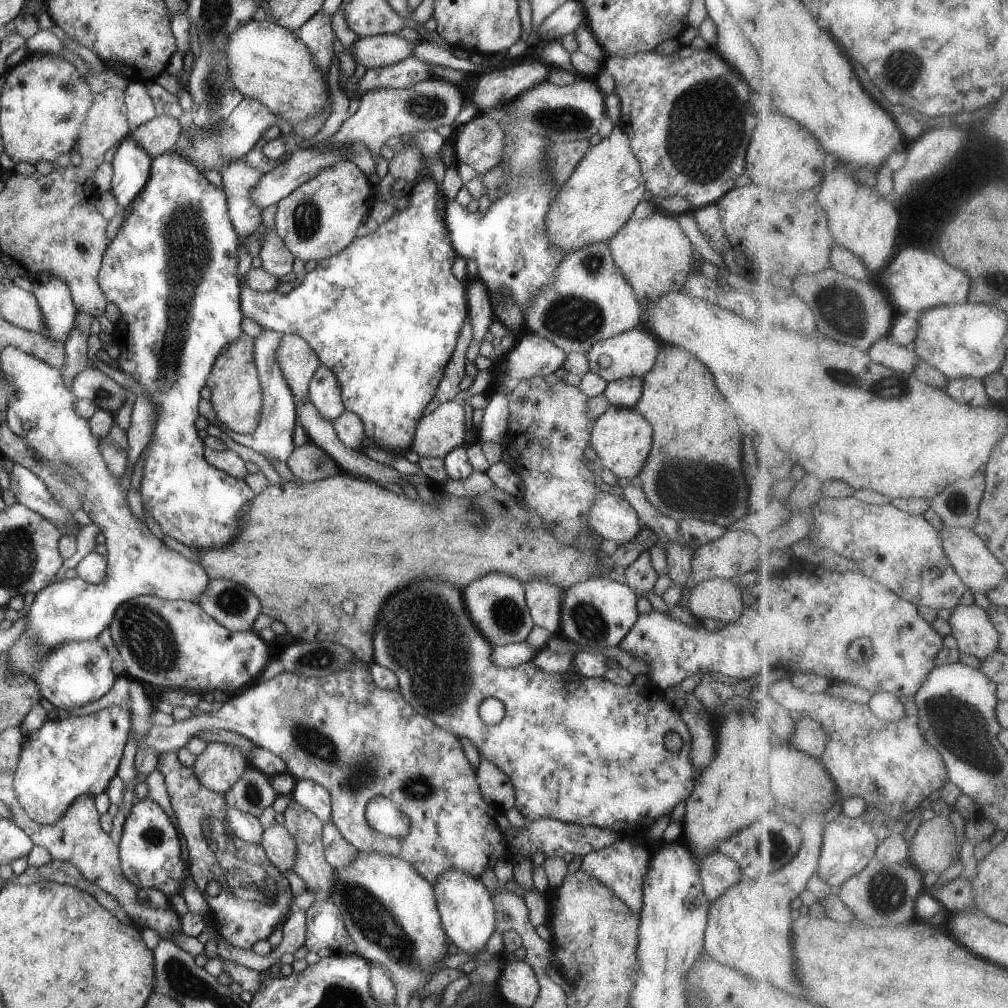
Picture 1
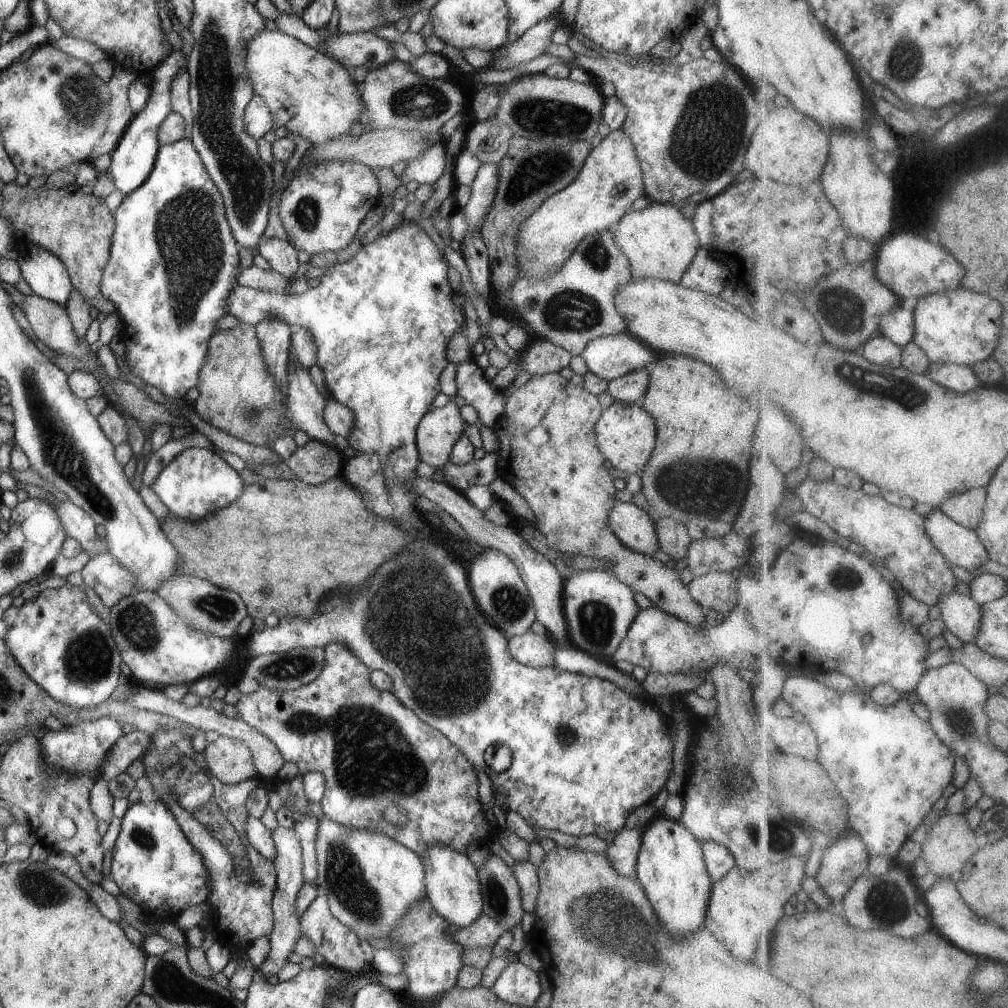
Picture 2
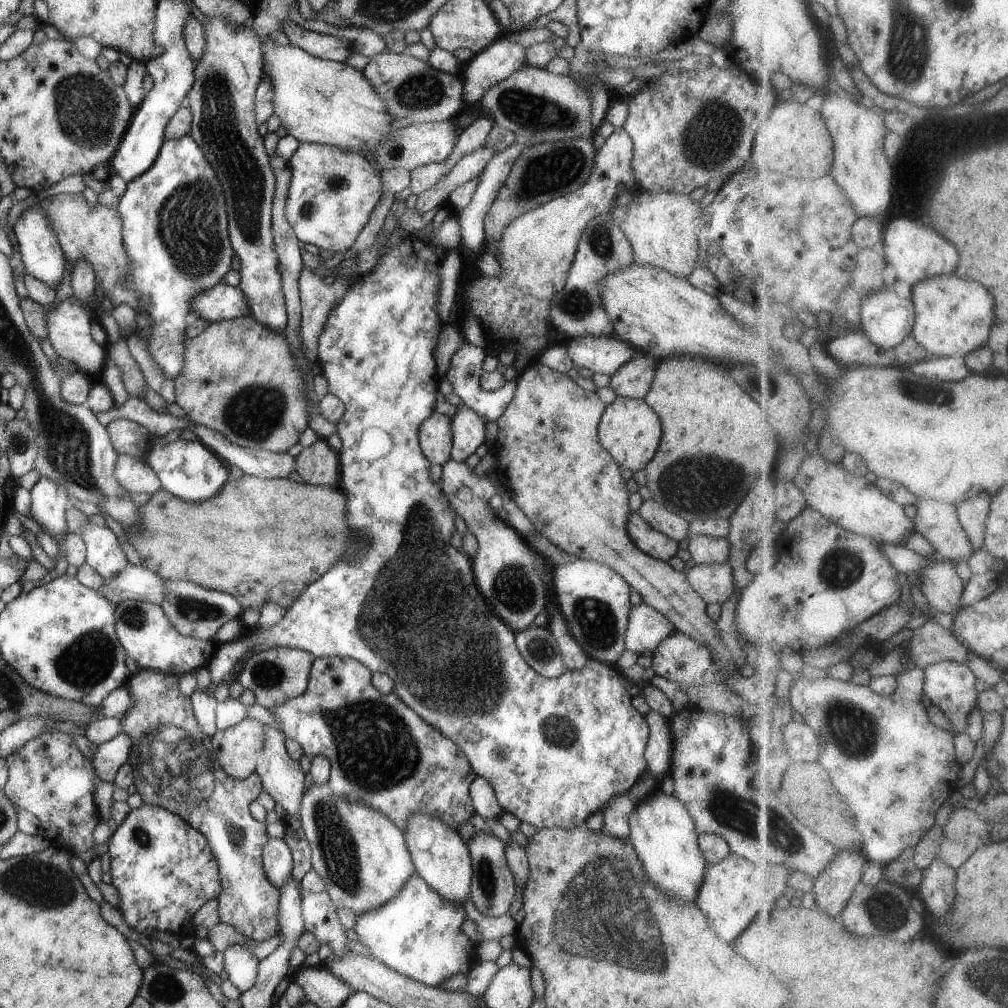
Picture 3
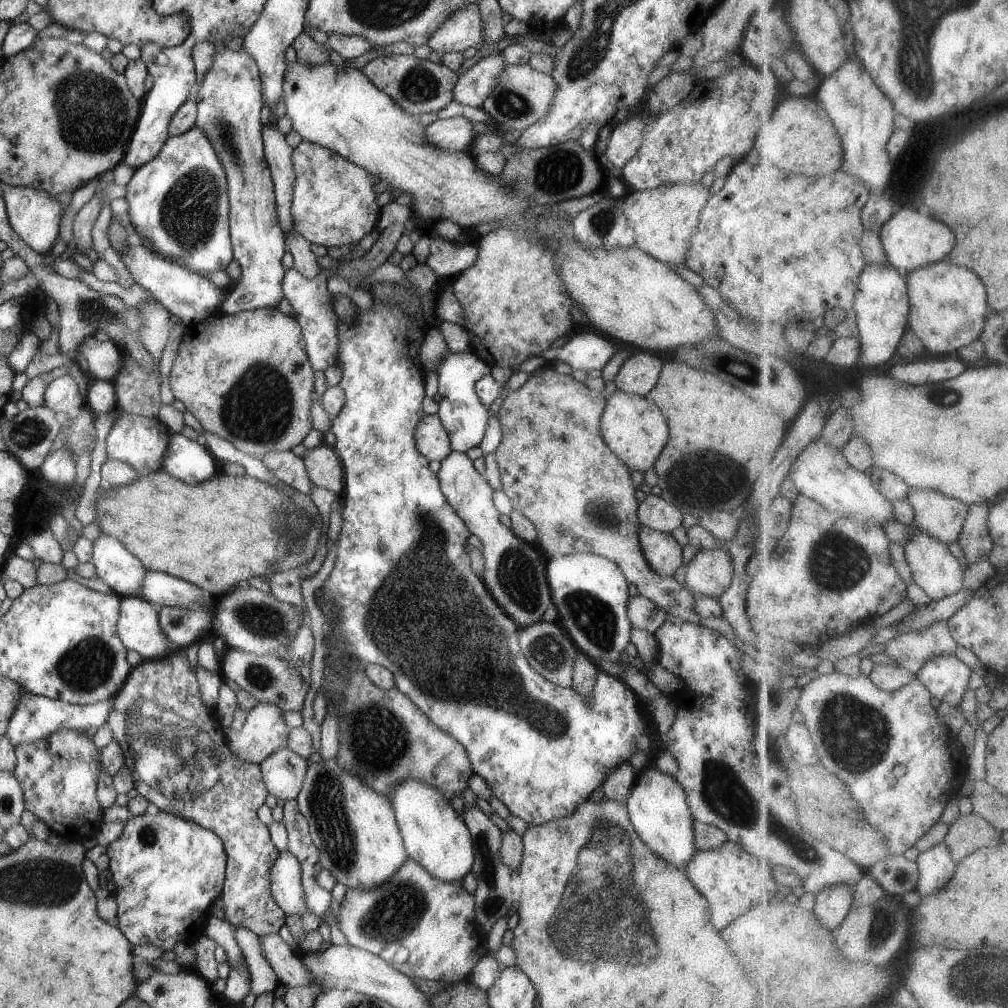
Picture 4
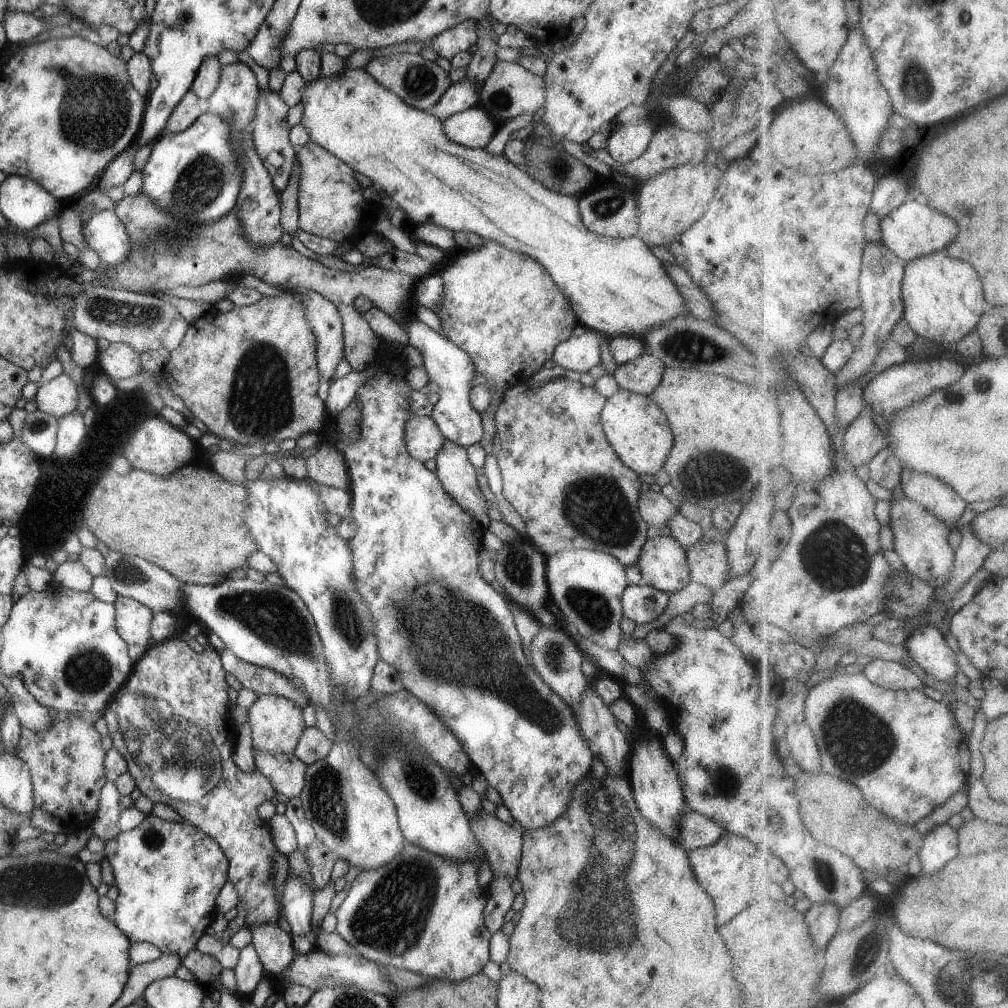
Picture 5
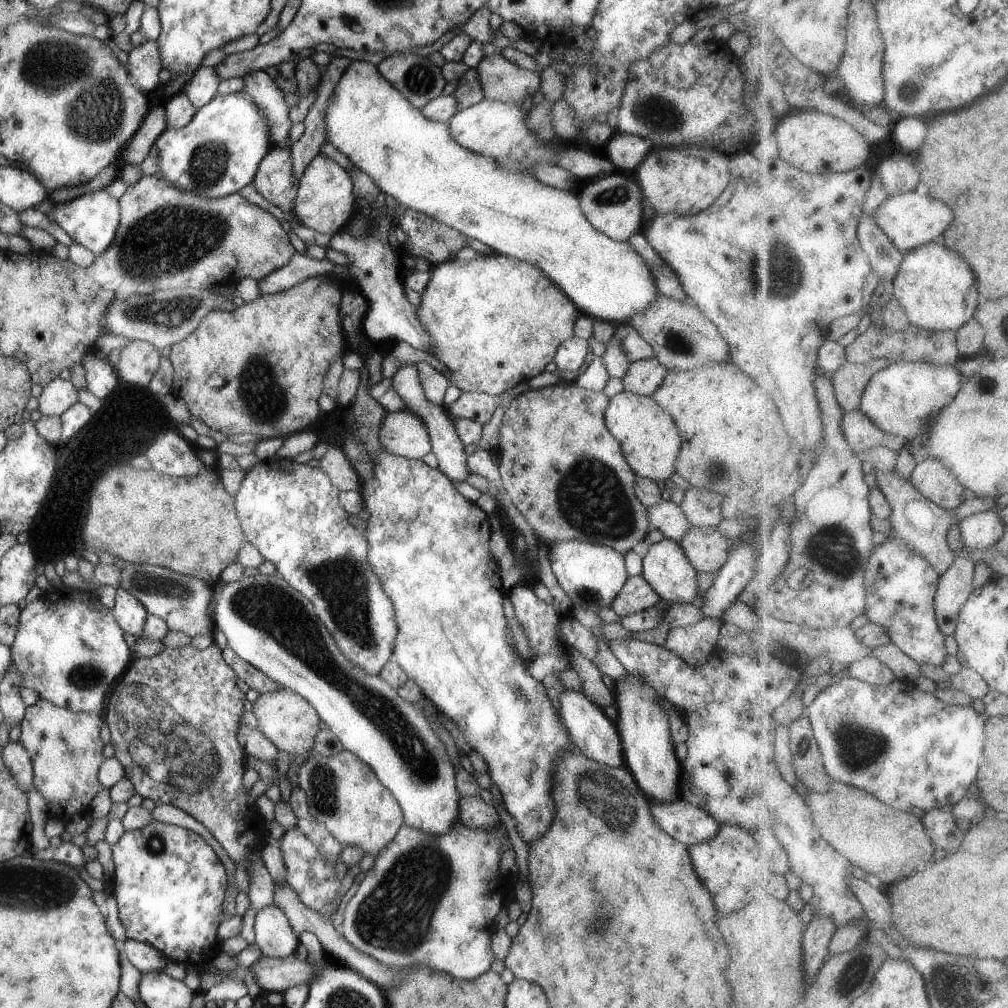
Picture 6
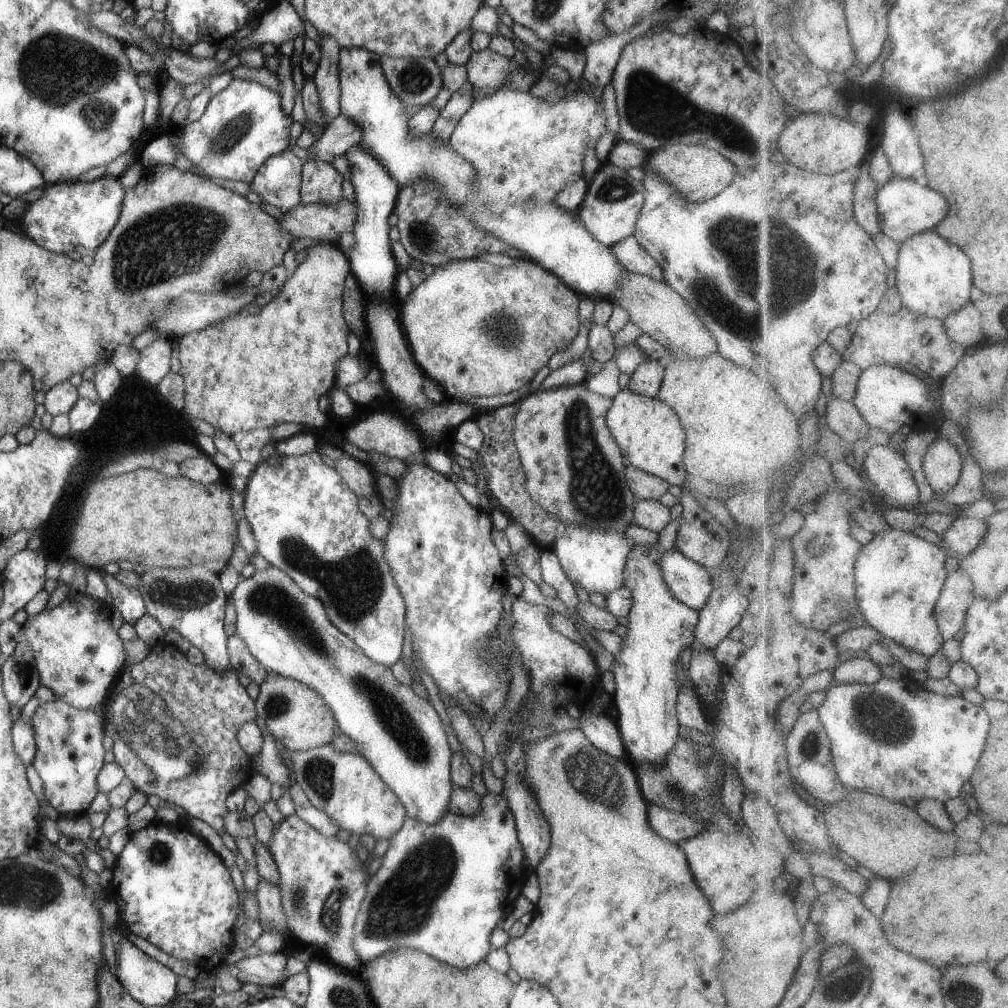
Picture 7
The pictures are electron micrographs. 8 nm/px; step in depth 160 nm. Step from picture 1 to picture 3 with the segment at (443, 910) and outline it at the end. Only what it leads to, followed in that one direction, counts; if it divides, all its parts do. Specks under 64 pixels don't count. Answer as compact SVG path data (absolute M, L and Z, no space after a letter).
M420 812L410 814L403 834L416 868L415 874L444 900L464 906L471 894L473 869L471 855L462 836L456 830L448 828L448 824L444 824L442 820Z

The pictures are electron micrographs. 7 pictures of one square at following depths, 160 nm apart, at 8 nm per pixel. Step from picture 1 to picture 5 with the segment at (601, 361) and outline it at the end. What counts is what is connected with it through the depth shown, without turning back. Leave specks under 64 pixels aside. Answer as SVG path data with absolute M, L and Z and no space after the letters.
M587 329L583 335L570 337L556 346L552 359L566 371L588 373L601 362L599 333Z

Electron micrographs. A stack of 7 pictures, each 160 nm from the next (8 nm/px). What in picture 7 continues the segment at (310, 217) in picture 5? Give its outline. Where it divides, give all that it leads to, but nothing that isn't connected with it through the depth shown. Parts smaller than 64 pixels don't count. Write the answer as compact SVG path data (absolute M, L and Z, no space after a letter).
M310 159L301 170L300 204L334 206L343 198L344 178L331 163Z

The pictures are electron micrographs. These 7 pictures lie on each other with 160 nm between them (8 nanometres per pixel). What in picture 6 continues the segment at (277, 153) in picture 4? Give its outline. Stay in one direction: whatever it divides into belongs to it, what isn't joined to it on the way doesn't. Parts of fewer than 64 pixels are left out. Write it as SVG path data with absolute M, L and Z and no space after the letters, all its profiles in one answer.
M256 70L244 76L243 80L246 84L244 94L247 94L266 116L266 124L270 128L268 132L270 132L271 148L290 147L290 130L293 124L289 118L289 108L282 90L265 70Z

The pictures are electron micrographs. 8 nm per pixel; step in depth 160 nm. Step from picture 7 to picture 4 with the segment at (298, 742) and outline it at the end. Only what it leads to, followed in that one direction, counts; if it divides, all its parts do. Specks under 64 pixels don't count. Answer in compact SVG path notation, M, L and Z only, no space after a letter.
M258 703L247 712L242 728L236 732L232 728L224 728L225 744L238 759L259 765L273 752L287 746L288 735L292 728L284 721L282 709L272 703Z

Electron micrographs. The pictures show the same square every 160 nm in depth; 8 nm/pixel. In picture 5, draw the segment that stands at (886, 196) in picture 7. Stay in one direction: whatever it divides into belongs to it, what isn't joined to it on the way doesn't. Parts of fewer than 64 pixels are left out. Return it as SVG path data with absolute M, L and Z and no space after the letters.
M913 196L906 204L893 210L887 217L883 218L883 241L894 251L901 259L908 261L916 260L927 254L935 252L948 251L948 248L958 236L960 236L960 224L936 210L929 203L922 204Z

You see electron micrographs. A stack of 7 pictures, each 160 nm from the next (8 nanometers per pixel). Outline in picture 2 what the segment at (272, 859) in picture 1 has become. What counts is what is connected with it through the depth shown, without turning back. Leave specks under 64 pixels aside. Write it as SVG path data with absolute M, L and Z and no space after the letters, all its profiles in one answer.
M277 827L271 832L275 847L277 850L276 858L272 861L275 866L277 885L273 894L273 929L268 935L270 939L271 949L262 964L257 968L266 980L271 974L278 974L283 966L286 966L288 956L294 952L294 947L300 937L303 935L301 931L301 917L297 913L295 905L299 890L305 883L303 875L303 850L300 839L296 831L292 828Z

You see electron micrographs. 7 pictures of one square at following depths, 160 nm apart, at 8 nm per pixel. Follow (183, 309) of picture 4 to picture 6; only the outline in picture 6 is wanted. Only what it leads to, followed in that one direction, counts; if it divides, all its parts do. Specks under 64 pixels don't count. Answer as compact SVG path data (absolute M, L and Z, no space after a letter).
M105 189L96 190L90 194L82 194L70 202L64 202L64 204L53 204L52 210L48 214L48 219L60 226L72 241L84 246L96 257L112 246L116 232L118 232L120 218L118 199L112 198Z

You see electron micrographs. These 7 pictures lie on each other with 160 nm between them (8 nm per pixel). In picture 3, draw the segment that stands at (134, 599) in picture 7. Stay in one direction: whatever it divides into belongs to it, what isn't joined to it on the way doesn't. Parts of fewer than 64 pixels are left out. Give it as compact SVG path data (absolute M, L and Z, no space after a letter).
M145 601L120 602L116 605L115 618L114 628L118 641L124 648L125 656L135 661L138 670L154 670L180 678L208 665L217 645L211 640L182 636L174 629L160 605Z

